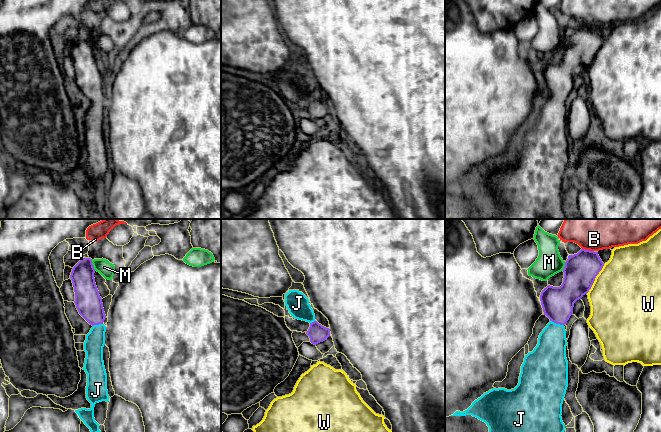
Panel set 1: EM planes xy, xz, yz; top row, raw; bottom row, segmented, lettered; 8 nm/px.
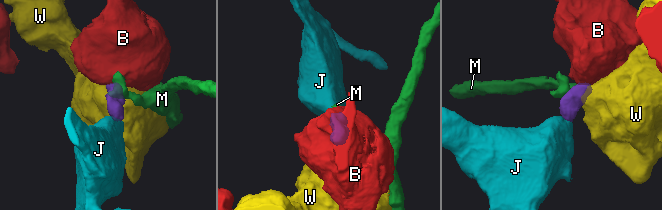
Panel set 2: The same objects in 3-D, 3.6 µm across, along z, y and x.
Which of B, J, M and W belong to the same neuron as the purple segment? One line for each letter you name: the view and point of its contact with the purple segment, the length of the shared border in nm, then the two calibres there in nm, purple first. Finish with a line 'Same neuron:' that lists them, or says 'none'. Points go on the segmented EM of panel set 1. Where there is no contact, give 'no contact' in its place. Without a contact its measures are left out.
J: yz (557, 323) | 120 nm | 260/260 nm
Same neuron: J

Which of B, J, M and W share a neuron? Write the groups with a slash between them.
B / J / M / W

